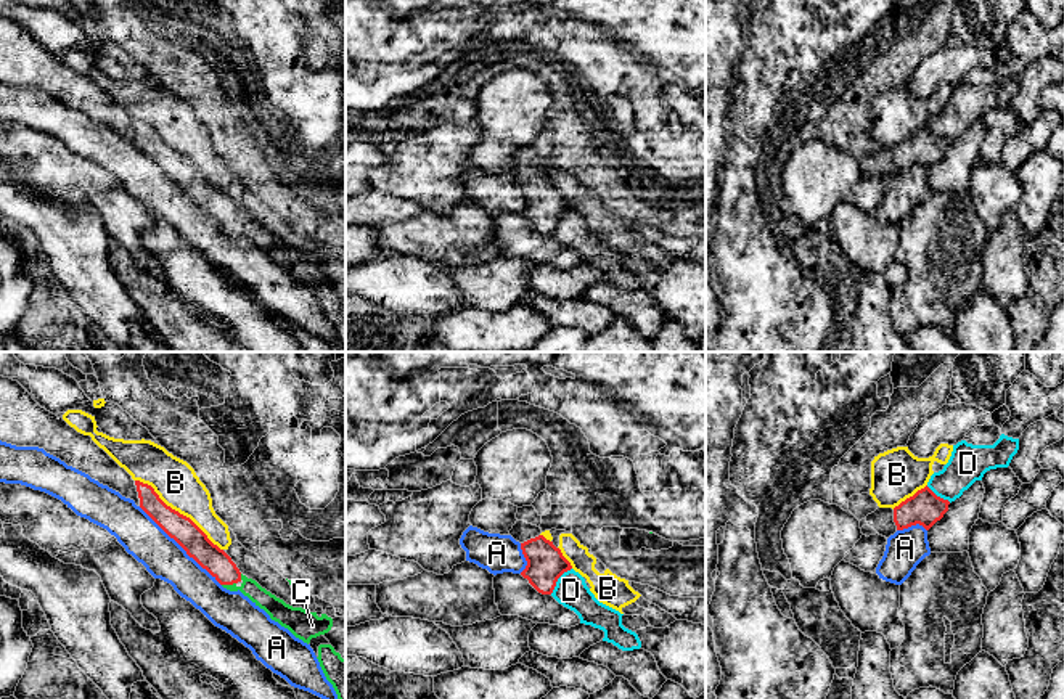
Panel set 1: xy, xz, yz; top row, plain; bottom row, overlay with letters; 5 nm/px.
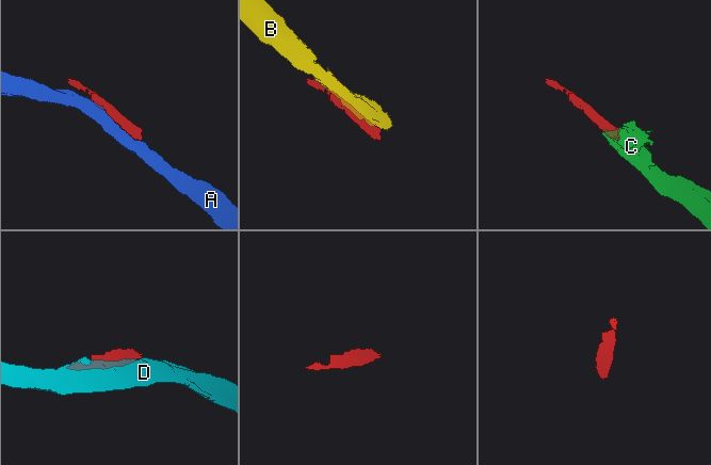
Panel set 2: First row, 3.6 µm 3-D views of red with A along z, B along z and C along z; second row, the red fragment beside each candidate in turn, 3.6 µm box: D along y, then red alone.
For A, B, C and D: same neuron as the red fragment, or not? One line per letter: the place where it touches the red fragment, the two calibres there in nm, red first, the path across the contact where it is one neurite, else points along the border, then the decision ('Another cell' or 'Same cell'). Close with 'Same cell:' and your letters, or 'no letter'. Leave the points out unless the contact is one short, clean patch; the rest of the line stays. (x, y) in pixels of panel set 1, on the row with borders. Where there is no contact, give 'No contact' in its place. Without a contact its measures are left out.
A: Touches red at xy (180, 545). Thickness 140 nm (red) against 200 nm. Another cell
B: Touches red at xy (177, 511). Thickness 140 nm (red) against 220 nm. Another cell
C: Touches red at xy (229, 584). Thickness 140 nm (red) against 90 nm. Path across: xy (209, 556), (229, 576), (229, 584), (262, 598). Same cell
D: Touches red at xz (556, 580). Thickness 190 nm (red) against 160 nm. Another cell
Same cell: C

